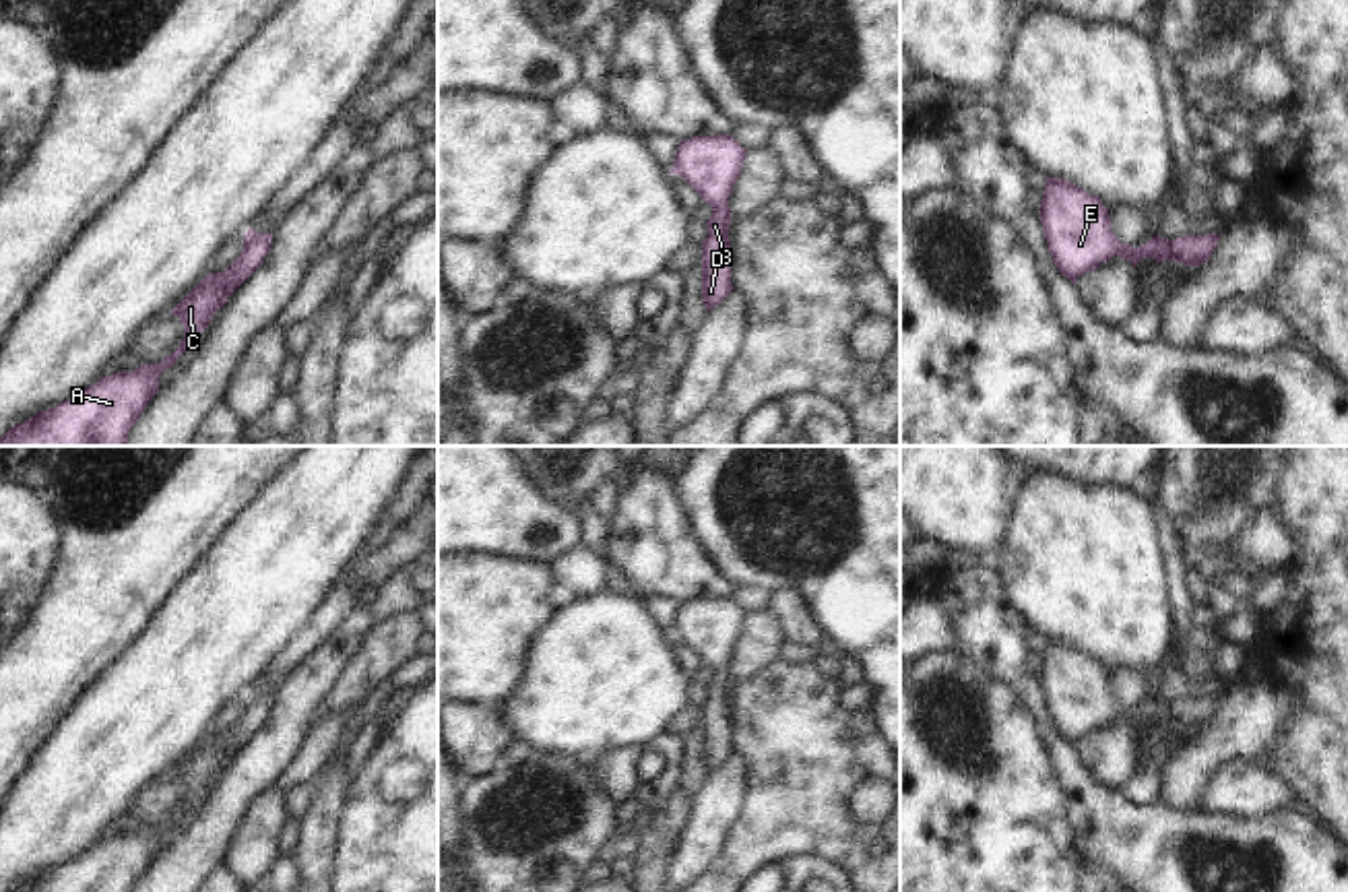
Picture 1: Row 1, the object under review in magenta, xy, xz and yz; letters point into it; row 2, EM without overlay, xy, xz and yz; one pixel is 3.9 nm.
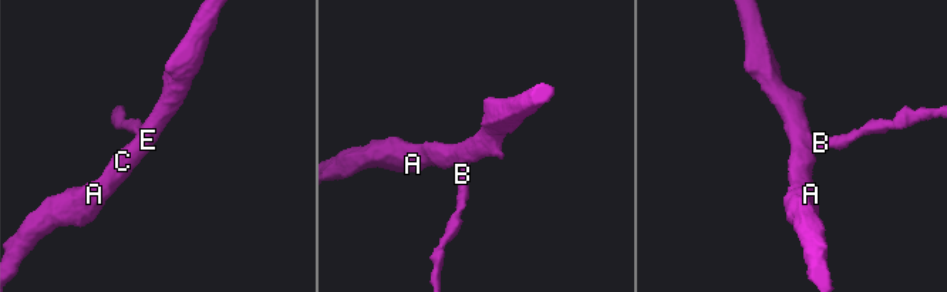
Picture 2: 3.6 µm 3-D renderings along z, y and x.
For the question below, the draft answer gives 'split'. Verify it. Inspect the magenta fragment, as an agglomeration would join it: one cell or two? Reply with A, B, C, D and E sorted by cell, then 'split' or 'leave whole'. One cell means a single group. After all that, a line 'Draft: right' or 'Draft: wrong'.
A B C D E | leave whole
Draft: wrong

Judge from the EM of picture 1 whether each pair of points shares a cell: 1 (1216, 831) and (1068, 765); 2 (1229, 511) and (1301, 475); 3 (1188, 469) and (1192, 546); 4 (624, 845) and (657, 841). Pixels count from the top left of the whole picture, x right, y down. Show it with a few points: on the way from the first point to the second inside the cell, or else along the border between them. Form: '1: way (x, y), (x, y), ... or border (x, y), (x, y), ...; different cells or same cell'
1: way (1177, 831), (1126, 831), (1099, 804); same cell
2: border (1285, 467), (1274, 490), (1274, 511); different cells
3: way (1192, 488), (1192, 527); same cell
4: border (640, 835), (640, 843), (630, 855); different cells

